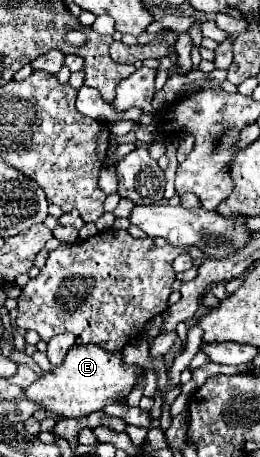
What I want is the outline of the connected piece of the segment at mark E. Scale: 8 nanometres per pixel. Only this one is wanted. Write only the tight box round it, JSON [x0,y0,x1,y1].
[24,345,140,417]

